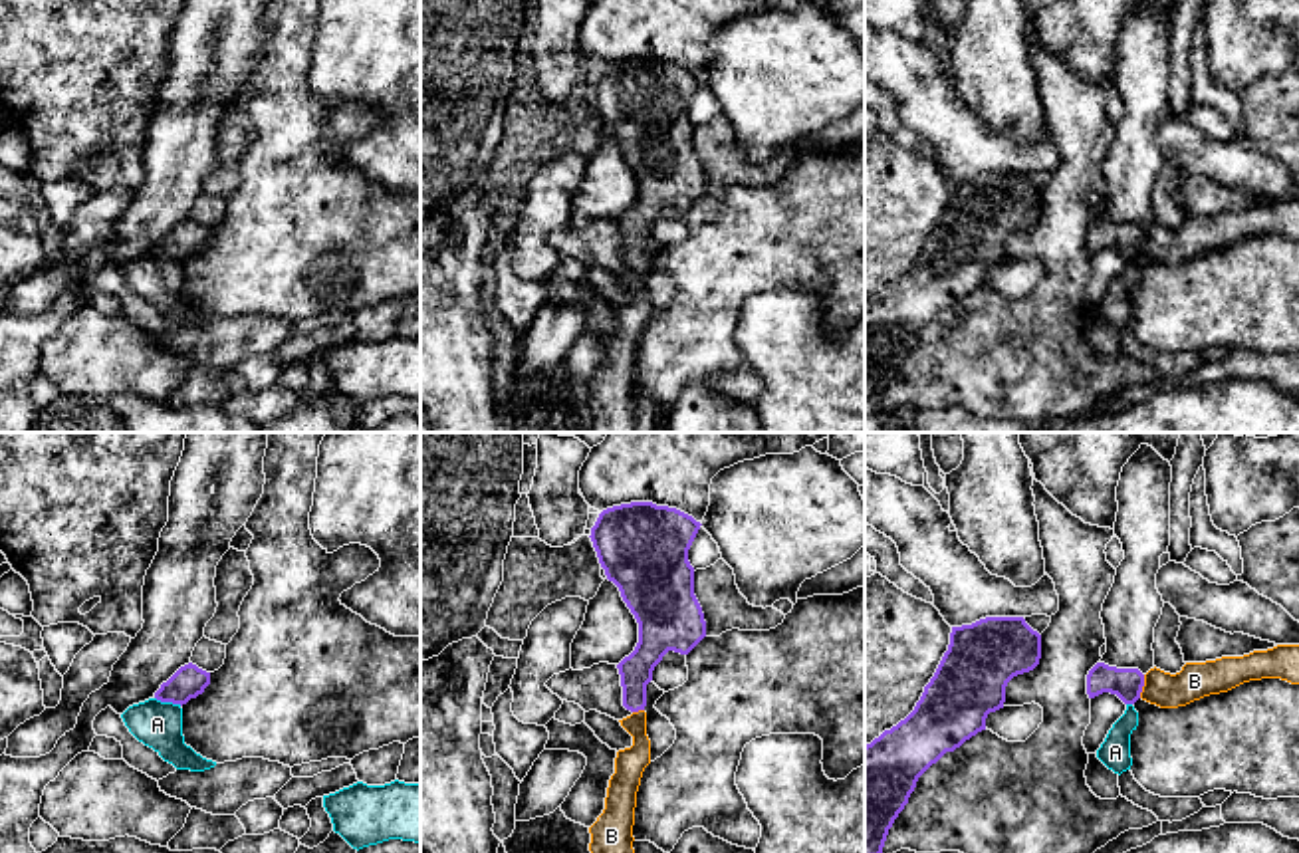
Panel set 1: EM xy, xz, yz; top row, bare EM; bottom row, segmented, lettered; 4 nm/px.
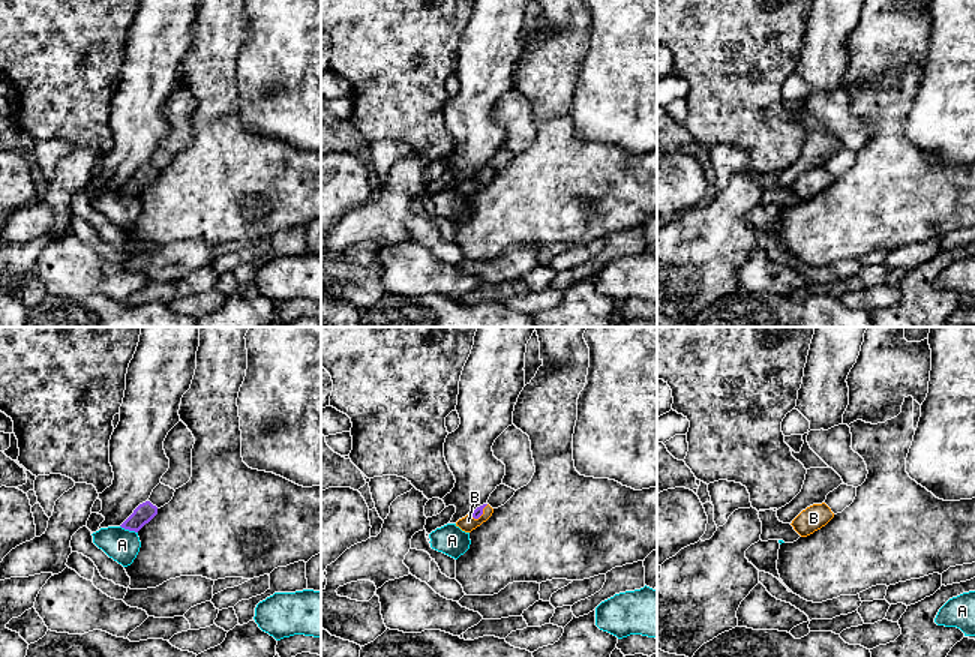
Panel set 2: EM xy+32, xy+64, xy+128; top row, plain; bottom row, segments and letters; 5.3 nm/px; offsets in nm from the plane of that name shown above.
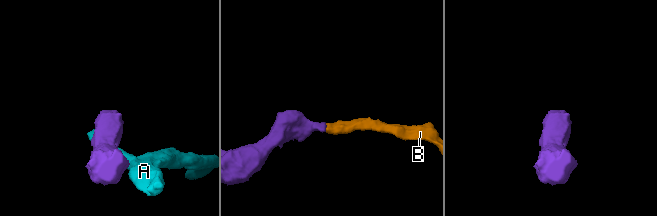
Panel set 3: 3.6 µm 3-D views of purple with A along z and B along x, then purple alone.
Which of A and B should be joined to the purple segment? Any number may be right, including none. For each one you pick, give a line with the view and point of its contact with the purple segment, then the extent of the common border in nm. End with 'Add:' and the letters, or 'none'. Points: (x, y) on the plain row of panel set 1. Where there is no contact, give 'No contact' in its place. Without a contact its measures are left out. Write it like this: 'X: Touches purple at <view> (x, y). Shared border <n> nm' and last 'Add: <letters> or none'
B: Touches purple at yz (1143, 241). Shared border 100 nm
Add: B

